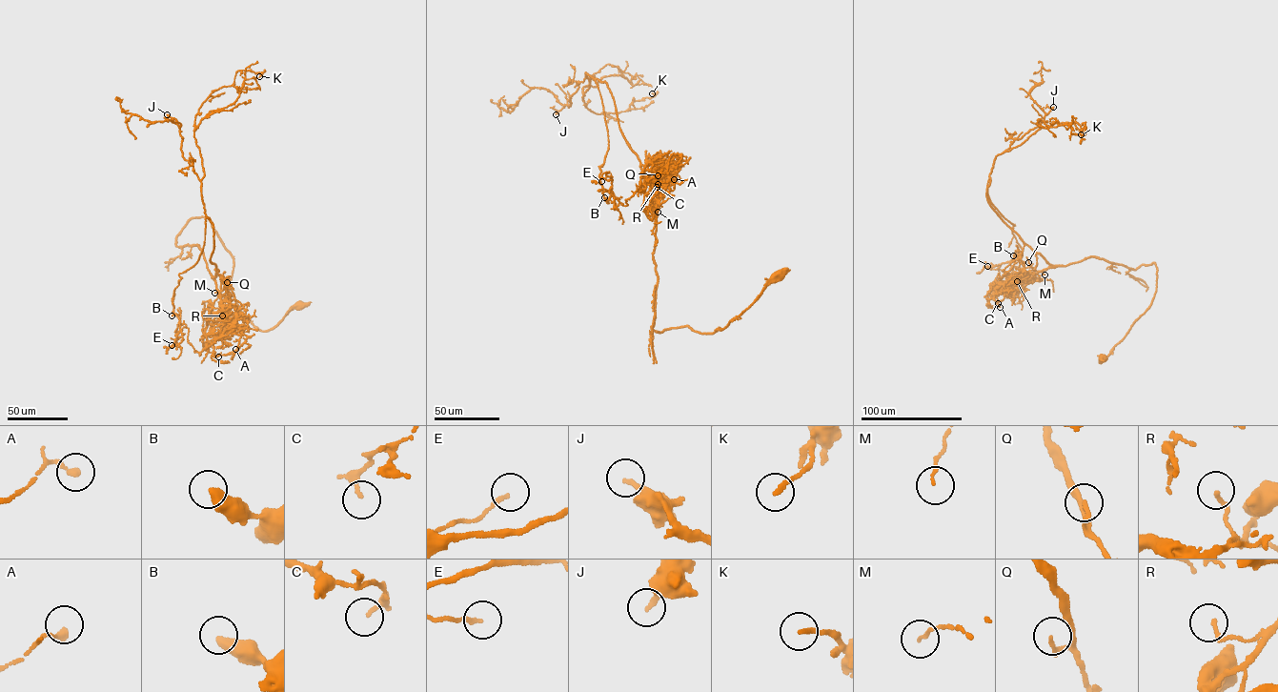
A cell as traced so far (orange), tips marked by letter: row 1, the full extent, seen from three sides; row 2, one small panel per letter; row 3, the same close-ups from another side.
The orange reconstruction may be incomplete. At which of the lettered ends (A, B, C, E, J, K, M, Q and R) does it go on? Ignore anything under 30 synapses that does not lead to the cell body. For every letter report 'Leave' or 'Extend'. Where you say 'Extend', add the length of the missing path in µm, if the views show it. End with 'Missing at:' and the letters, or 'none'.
A: Leave
B: Leave
C: Leave
E: Leave
J: Extend. Missing length about 60 µm
K: Leave
M: Leave
Q: Leave
R: Leave
Missing at: J

